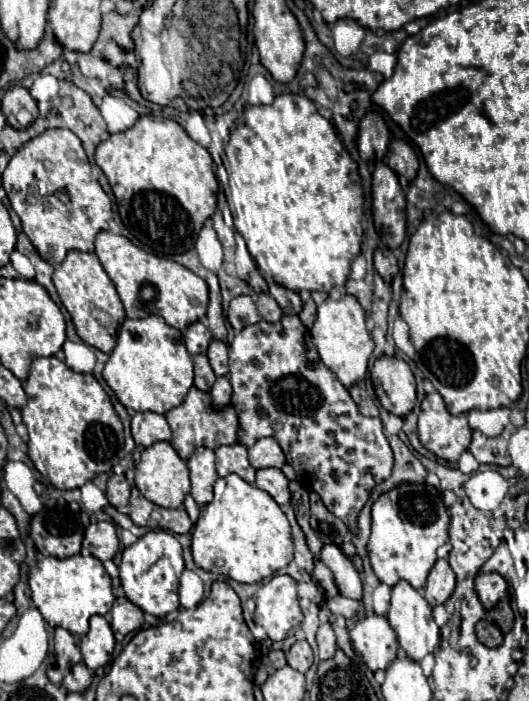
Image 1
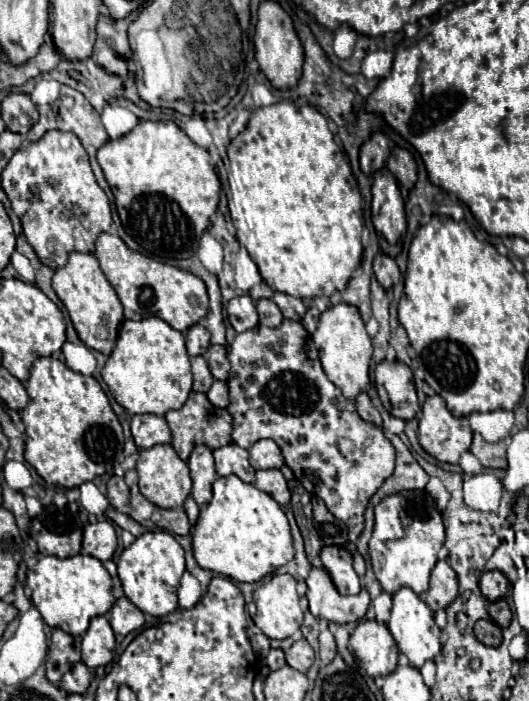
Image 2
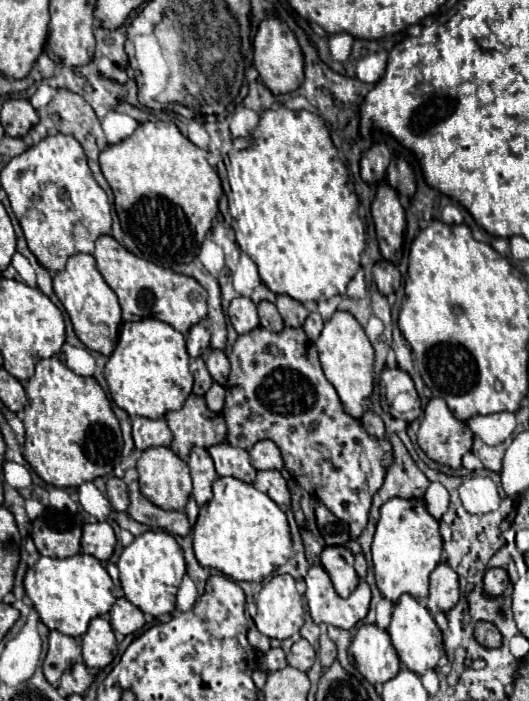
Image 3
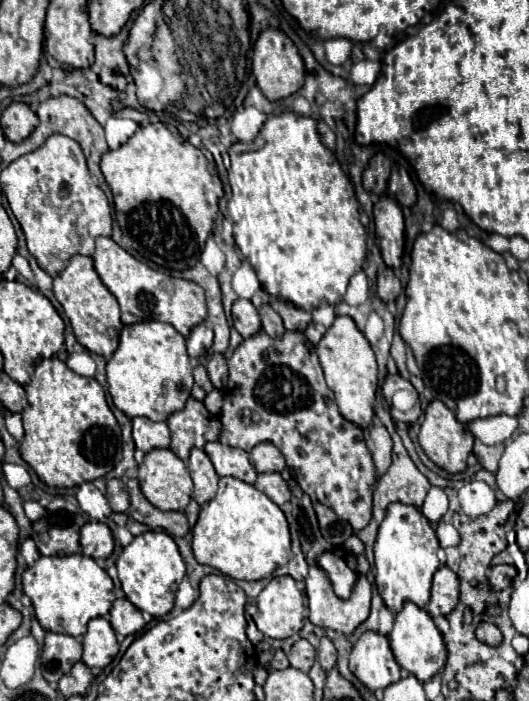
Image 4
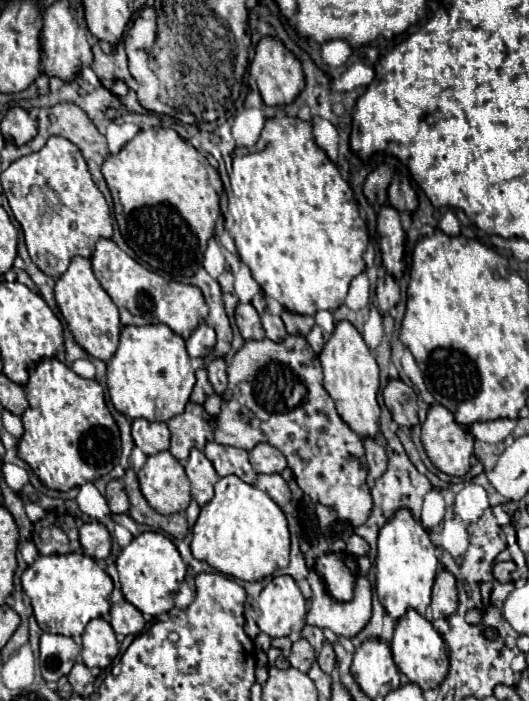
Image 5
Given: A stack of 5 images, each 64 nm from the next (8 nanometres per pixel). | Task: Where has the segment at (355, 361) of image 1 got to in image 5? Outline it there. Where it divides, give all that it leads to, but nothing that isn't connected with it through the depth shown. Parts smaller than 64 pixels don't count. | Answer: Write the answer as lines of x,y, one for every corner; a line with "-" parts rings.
350,322
336,324
332,338
320,352
320,362
324,370
324,390
336,404
340,418
362,438
376,438
380,432
380,406
376,392
380,388
380,370
374,360
372,350
366,346
360,332

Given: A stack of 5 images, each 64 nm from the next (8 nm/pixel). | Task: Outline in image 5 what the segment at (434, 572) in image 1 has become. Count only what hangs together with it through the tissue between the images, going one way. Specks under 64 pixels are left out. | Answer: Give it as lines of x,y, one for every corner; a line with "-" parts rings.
440,568
432,588
432,604
430,604
432,618
450,618
456,612
456,608
458,608
456,578
448,570

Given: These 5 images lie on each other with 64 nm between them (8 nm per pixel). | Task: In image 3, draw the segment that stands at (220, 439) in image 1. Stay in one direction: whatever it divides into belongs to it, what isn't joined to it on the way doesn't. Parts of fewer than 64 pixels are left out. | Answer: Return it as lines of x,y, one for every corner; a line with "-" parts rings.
190,394
182,410
168,412
166,422
174,434
172,450
186,462
194,446
208,448
224,442
226,424
222,414
208,410
204,398

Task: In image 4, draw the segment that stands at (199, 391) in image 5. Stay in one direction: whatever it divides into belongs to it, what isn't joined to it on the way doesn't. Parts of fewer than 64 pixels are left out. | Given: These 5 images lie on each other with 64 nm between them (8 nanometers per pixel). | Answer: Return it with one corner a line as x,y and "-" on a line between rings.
196,366
194,368
194,380
196,382
194,382
194,388
192,388
192,398
194,400
204,400
206,394
214,390
214,386
212,386
212,382
210,382
208,372
206,372
204,366

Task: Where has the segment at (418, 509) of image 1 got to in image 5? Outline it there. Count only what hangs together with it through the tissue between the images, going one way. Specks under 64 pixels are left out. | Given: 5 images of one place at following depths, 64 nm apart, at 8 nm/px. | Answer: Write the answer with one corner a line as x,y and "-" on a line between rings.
396,512
378,536
378,558
376,558
376,592
378,600
384,606
386,614
398,622
410,608
418,614
424,614
430,606
430,592
440,564
436,558
436,548
424,532
422,524
412,518
410,512

